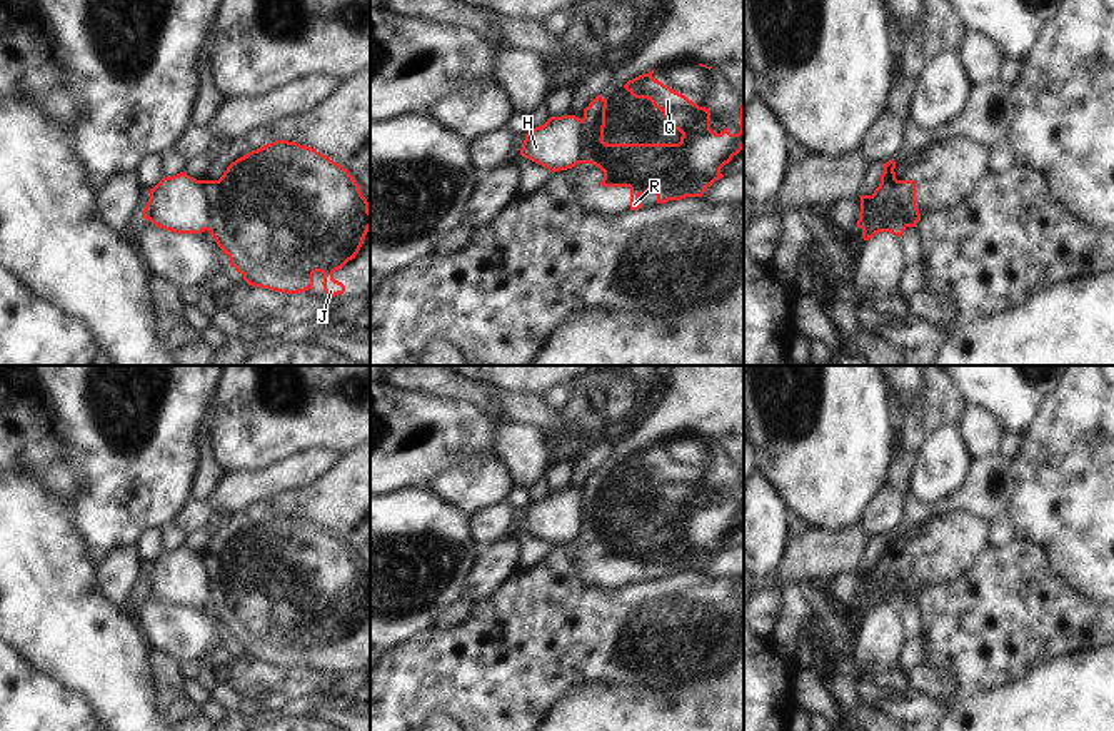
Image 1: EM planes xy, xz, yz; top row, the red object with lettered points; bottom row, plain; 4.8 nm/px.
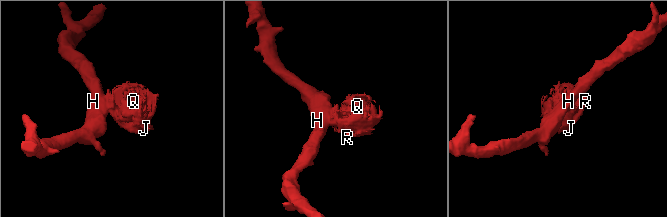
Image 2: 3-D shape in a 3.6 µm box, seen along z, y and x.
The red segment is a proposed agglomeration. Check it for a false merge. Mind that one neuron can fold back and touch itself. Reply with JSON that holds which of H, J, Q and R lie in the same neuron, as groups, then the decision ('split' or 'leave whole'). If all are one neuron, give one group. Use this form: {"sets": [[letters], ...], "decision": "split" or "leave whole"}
{"sets": [["H"], ["J", "Q", "R"]], "decision": "split"}

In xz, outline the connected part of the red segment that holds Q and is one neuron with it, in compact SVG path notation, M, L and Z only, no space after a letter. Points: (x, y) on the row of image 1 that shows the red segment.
M654 70L629 80L624 88L635 98L647 98L659 108L670 129L682 134L679 144L605 144L605 108L607 100L597 95L585 108L582 118L584 149L579 164L592 164L604 172L602 187L629 187L630 210L642 207L640 195L657 192L657 204L702 197L705 189L722 179L720 169L744 149L744 105L740 105L740 132L730 134L724 129L715 134L710 129L710 112L699 107L685 95L672 90L652 77Z

